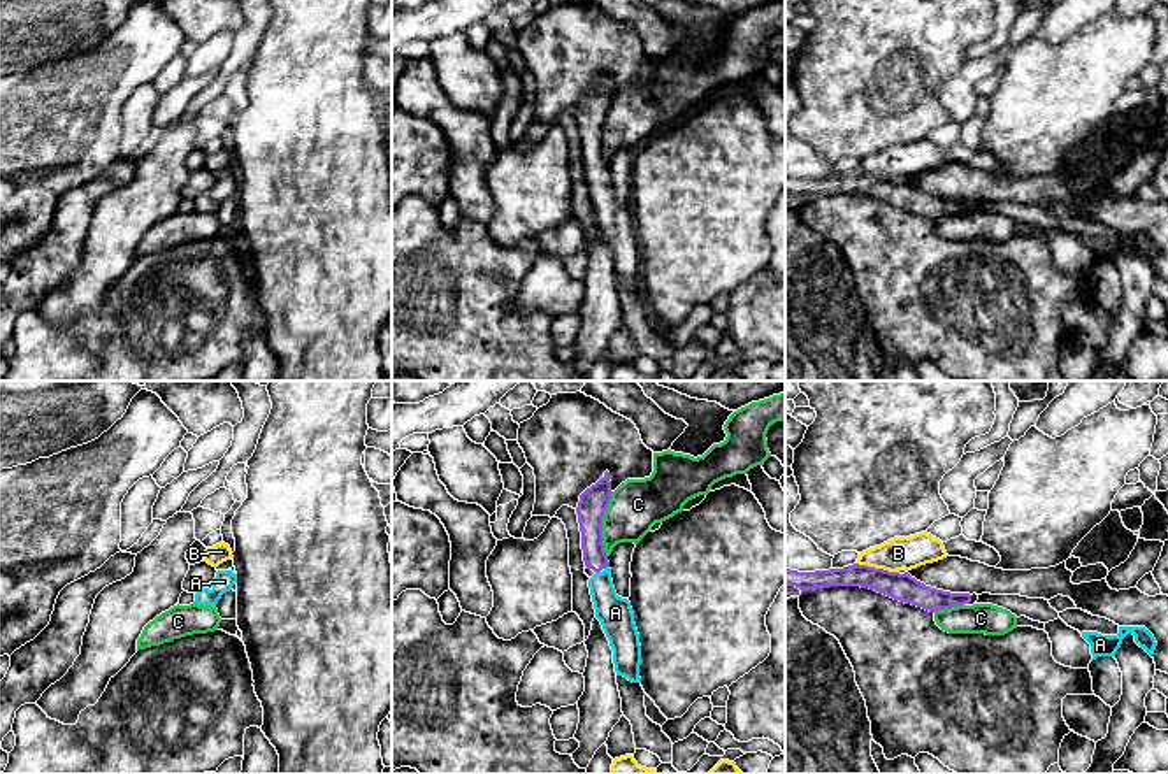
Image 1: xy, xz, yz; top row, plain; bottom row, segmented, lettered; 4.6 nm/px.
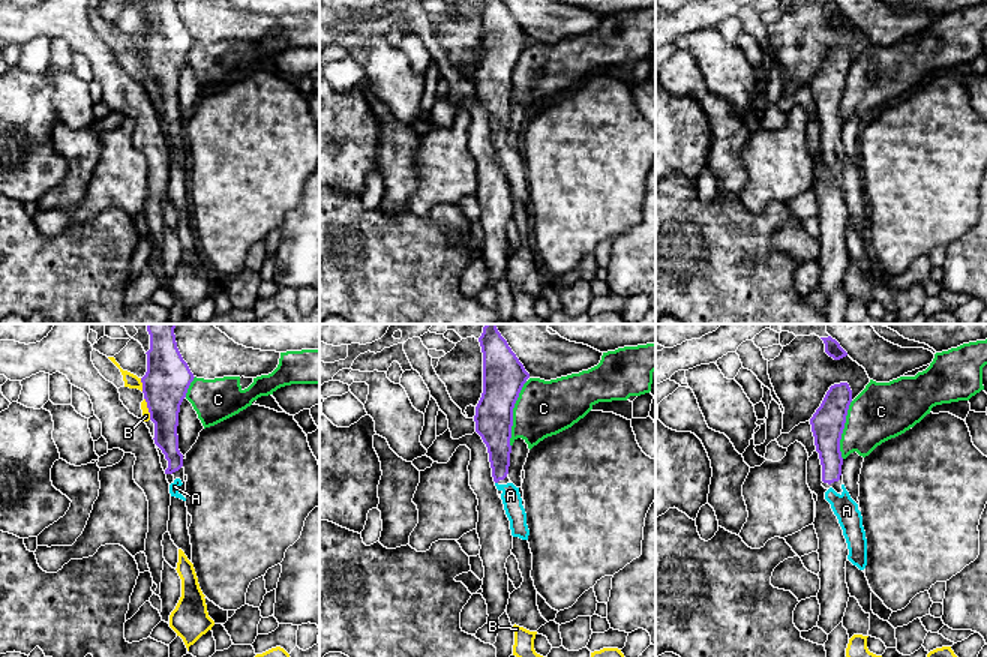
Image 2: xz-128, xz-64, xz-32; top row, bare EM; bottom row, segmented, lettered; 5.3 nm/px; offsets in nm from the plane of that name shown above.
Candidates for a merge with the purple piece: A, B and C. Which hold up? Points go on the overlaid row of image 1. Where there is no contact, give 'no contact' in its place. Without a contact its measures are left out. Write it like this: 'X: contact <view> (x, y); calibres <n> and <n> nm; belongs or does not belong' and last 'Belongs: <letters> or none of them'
A: contact xz (606, 566); calibres 120 and 160 nm; belongs
B: contact yz (877, 569); calibres 130 and 150 nm; does not belong
C: contact xz (601, 523); calibres 140 and 240 nm; does not belong
Belongs: A

